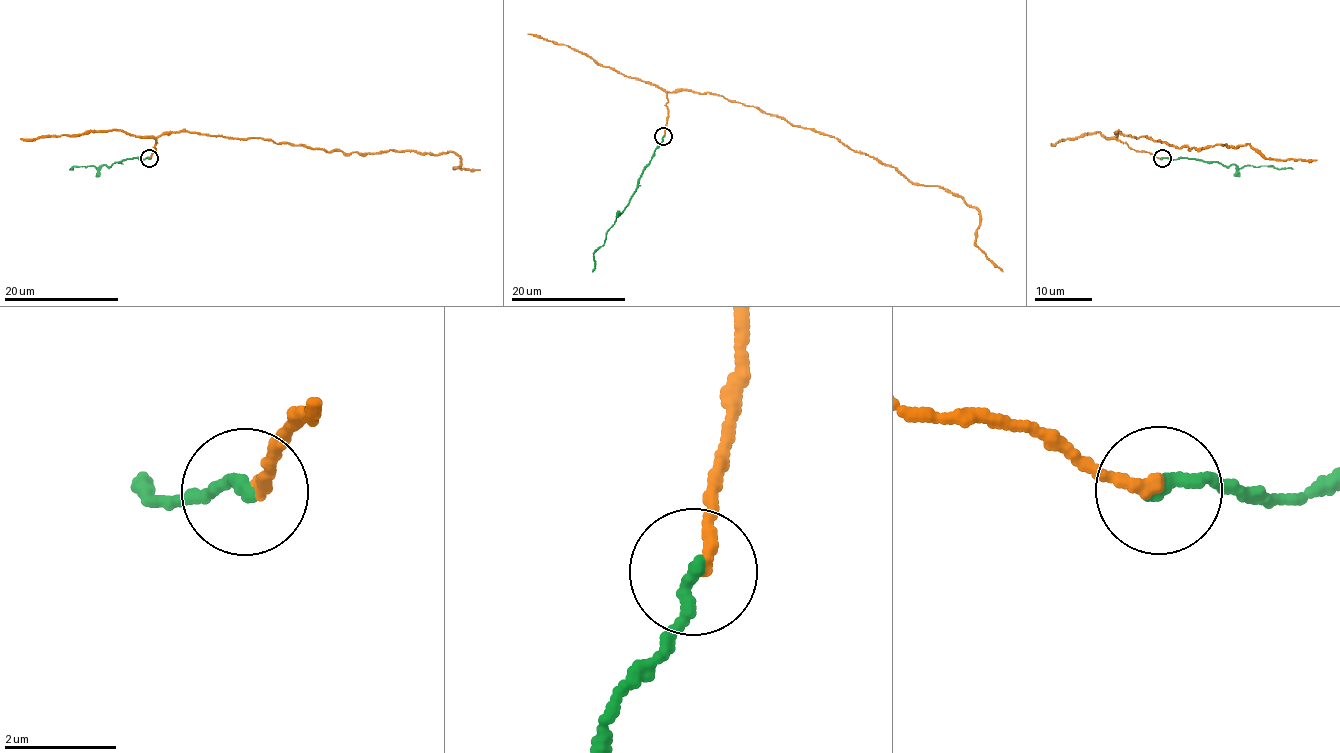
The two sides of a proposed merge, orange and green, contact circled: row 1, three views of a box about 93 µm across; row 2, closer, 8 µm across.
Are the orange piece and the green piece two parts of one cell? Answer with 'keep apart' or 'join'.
join

